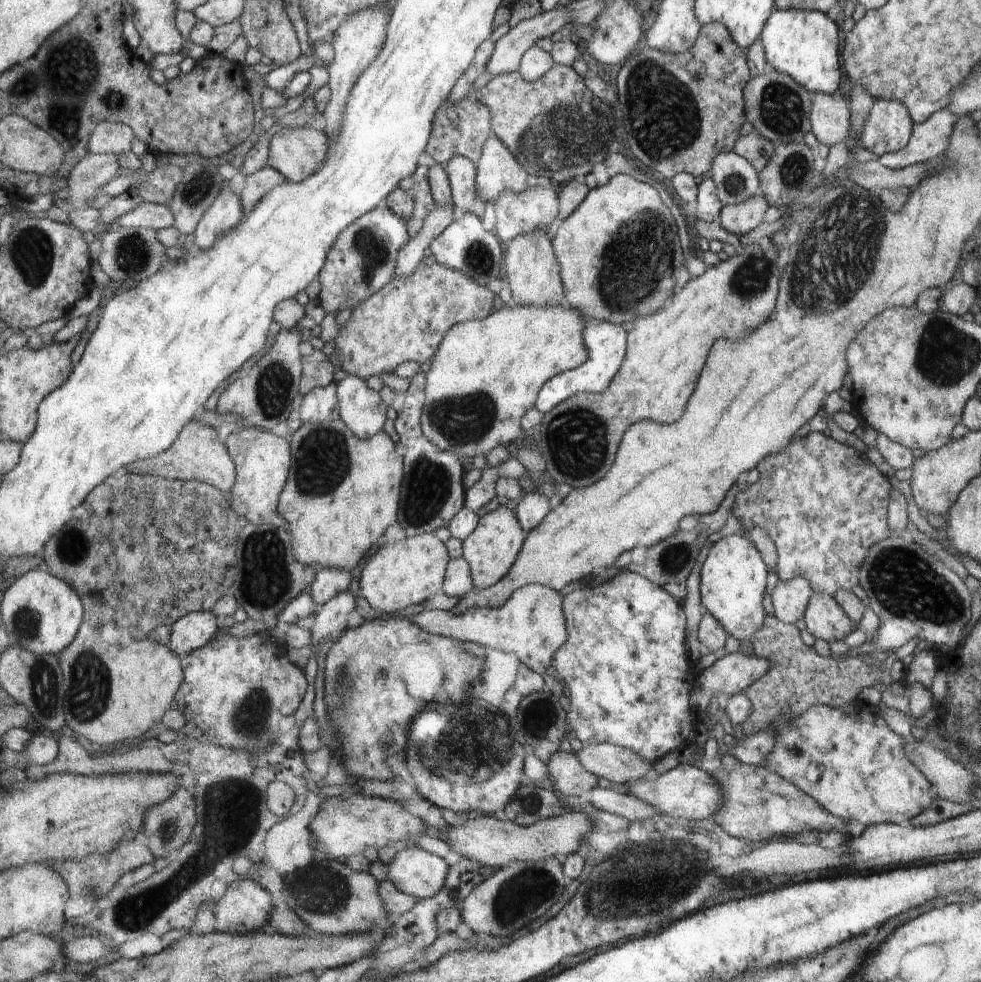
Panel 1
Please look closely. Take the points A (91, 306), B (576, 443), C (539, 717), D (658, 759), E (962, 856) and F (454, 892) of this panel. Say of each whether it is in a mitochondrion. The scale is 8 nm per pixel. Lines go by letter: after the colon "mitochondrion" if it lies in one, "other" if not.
A: other
B: mitochondrion
C: mitochondrion
D: other
E: other
F: other

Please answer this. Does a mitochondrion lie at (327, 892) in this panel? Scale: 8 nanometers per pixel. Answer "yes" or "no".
yes

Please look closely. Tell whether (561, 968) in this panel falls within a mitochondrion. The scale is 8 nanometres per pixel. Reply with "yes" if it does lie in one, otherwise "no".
no

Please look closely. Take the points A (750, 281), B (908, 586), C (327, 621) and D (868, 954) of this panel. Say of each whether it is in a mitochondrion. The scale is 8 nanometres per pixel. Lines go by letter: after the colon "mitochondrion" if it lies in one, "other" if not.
A: mitochondrion
B: mitochondrion
C: other
D: other

